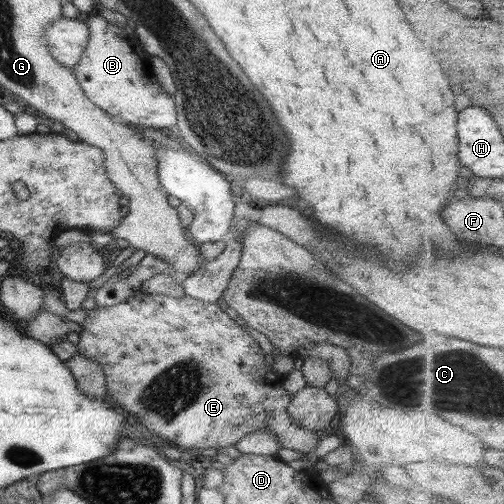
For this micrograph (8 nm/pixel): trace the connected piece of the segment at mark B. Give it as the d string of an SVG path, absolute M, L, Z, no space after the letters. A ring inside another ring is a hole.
M99 15L87 17L84 25L88 30L86 45L70 71L87 100L116 120L137 128L157 130L176 126L174 100L159 86L151 70L150 56L134 36Z

